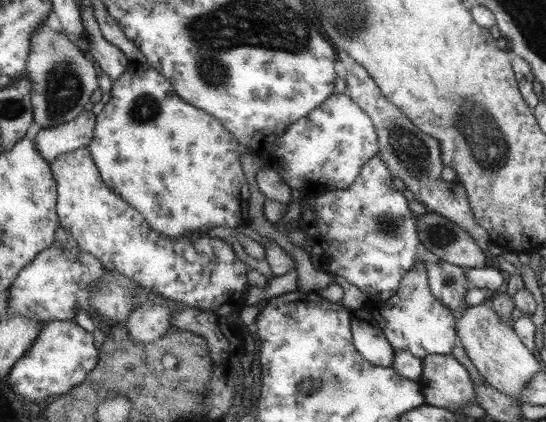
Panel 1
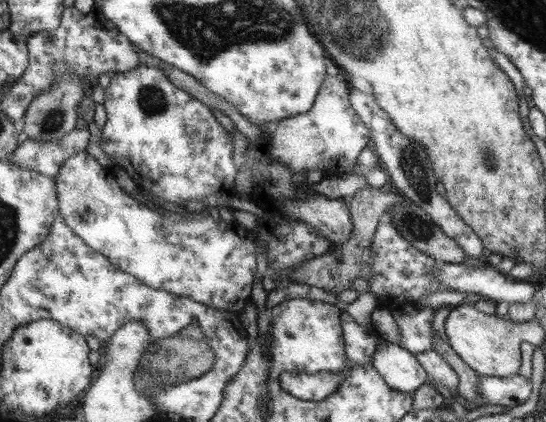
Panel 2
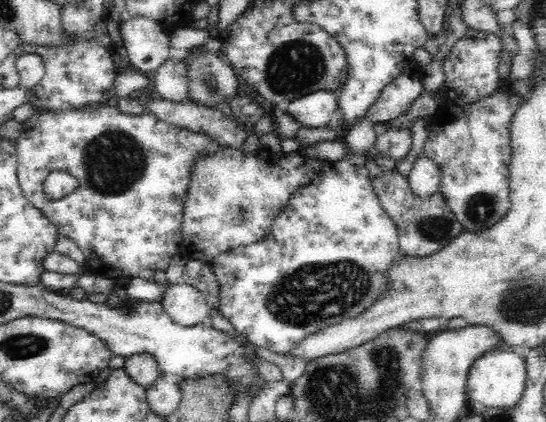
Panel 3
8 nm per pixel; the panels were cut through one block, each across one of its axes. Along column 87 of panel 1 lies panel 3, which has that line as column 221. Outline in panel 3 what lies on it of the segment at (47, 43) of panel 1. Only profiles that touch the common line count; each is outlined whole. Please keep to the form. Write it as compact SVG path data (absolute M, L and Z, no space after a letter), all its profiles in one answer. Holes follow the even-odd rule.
M191 48L188 52L188 94L190 102L208 109L216 108L218 104L224 104L228 98L240 96L240 82L238 76L234 76L234 67L226 58L222 60L216 52L204 52L202 48Z

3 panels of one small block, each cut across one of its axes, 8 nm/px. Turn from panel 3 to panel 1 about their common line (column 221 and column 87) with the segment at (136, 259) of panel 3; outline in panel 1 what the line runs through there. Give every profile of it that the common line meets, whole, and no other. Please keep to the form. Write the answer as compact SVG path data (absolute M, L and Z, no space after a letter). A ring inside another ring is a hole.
M136 66L134 72L124 71L113 81L108 104L95 124L94 137L86 148L103 180L142 213L156 232L178 238L196 235L204 226L237 228L248 224L250 186L240 163L238 140L210 113L180 97L163 73L144 66Z

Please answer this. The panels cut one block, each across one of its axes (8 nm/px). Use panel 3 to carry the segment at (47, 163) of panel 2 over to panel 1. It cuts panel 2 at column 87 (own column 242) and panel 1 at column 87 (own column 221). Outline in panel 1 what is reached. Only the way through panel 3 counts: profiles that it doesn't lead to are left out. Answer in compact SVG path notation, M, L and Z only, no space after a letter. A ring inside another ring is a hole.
M85 111L78 119L40 130L35 138L40 155L51 163L68 152L86 147L94 137L96 118L92 112Z

